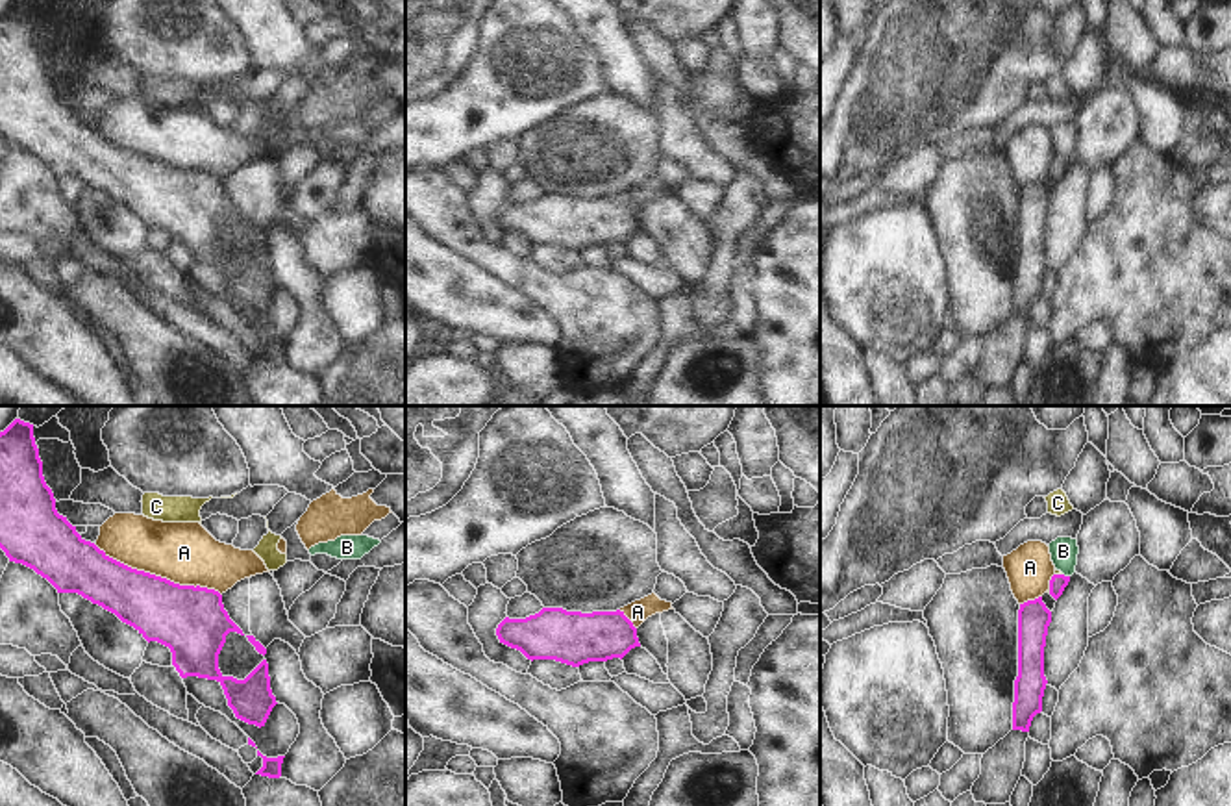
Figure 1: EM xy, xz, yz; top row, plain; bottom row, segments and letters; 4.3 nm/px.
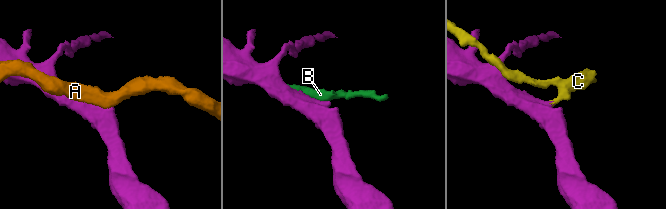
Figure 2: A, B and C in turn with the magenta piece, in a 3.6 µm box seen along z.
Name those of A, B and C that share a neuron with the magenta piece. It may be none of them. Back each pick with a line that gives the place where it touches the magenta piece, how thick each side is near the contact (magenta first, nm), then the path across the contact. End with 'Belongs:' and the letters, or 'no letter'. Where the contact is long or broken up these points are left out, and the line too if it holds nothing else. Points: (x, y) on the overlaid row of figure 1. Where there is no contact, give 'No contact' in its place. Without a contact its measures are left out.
C: Touches magenta at yz (1059, 575). Thickness 70 nm (magenta) against 20 nm. Path across: yz (1057, 582), (1059, 575), (1056, 569)
Belongs: C

